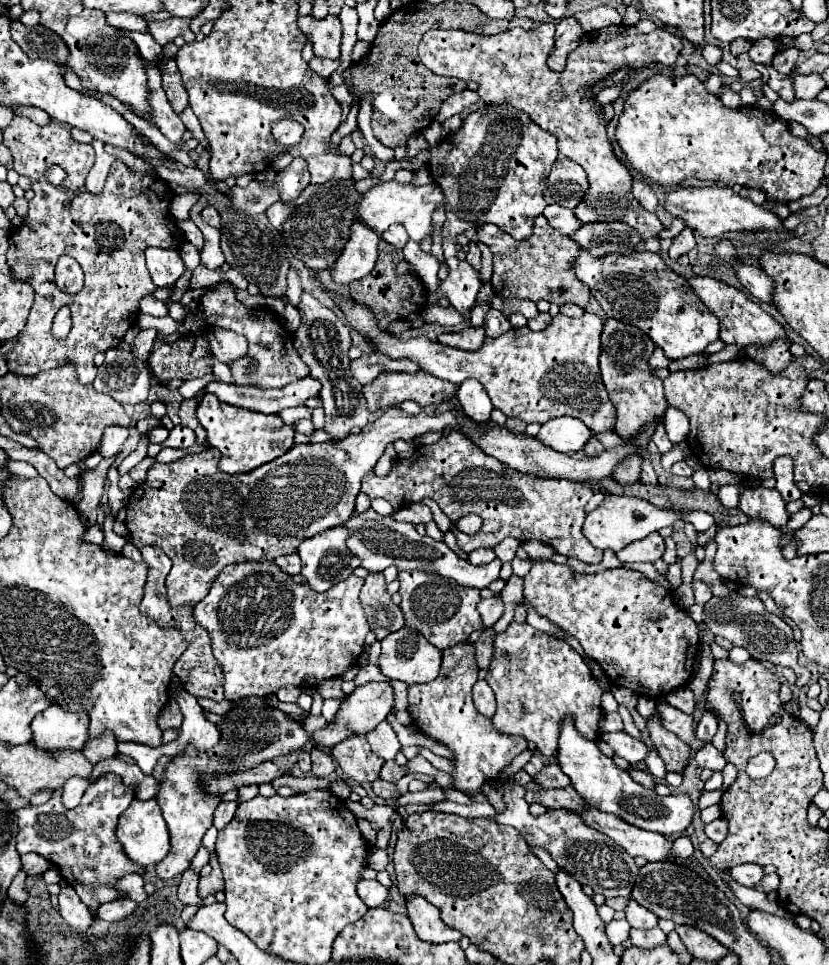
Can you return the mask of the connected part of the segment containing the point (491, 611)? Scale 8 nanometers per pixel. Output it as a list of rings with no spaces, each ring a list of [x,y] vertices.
[[[488,597],[478,603],[478,613],[482,615],[484,627],[492,627],[502,617],[502,611],[504,611],[504,603],[500,597]]]

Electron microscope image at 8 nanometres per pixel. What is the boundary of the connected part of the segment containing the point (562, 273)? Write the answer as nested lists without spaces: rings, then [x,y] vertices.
[[[544,215],[536,217],[534,231],[524,241],[516,241],[510,235],[504,235],[504,231],[500,231],[492,223],[478,227],[478,239],[482,243],[486,243],[494,255],[492,287],[494,287],[496,295],[530,299],[534,303],[540,299],[546,299],[546,301],[558,303],[558,305],[562,305],[562,303],[576,303],[578,307],[588,305],[590,291],[572,273],[578,243],[566,235],[560,235],[560,231],[554,231],[554,227],[548,225]]]

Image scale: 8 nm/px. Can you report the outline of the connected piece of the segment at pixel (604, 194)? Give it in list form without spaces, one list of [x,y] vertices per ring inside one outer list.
[[[552,21],[542,23],[532,31],[516,27],[492,37],[468,33],[462,29],[434,29],[422,37],[418,53],[422,63],[432,73],[444,77],[458,77],[464,81],[476,81],[478,95],[484,103],[508,103],[524,111],[540,129],[558,137],[560,153],[576,161],[586,171],[590,181],[590,191],[574,209],[576,217],[582,223],[622,221],[630,225],[644,241],[658,239],[664,225],[654,213],[646,211],[634,199],[632,175],[612,153],[612,145],[606,137],[606,123],[600,121],[602,109],[594,105],[594,97],[586,97],[582,89],[624,65],[672,65],[682,49],[682,41],[664,29],[656,29],[654,33],[642,35],[628,25],[604,27],[600,31],[584,33],[580,45],[568,55],[564,71],[556,73],[546,67],[546,59],[554,47],[554,29],[556,27]]]

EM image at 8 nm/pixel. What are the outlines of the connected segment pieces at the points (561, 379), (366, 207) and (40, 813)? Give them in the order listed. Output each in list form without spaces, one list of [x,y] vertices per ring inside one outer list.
[[[328,289],[326,295],[342,309],[350,327],[370,341],[374,351],[392,359],[412,359],[422,367],[422,371],[452,383],[460,383],[468,377],[478,379],[492,405],[508,417],[518,417],[526,423],[546,423],[554,417],[570,415],[584,421],[594,433],[610,431],[614,427],[616,409],[608,399],[598,369],[600,331],[604,327],[604,319],[594,313],[584,313],[578,319],[558,313],[544,331],[532,331],[530,327],[510,329],[496,339],[486,337],[480,351],[460,351],[426,337],[406,341],[392,337],[388,331],[380,331],[380,327],[376,327],[376,317],[362,303]]]
[[[388,181],[388,183],[376,185],[368,193],[364,193],[356,217],[362,219],[368,227],[372,227],[378,233],[384,233],[394,223],[402,223],[406,227],[410,239],[420,243],[434,235],[432,213],[444,205],[446,205],[444,193],[440,191],[440,187],[436,183],[416,187],[416,185],[400,185],[398,181]]]
[[[106,773],[102,779],[98,779],[98,783],[88,785],[82,803],[76,809],[66,809],[60,801],[60,793],[62,791],[56,791],[52,799],[40,807],[24,807],[14,811],[18,819],[16,851],[20,855],[38,853],[60,869],[70,869],[70,873],[74,875],[72,885],[76,893],[94,913],[98,905],[118,899],[118,893],[114,891],[116,879],[134,871],[144,873],[142,867],[134,865],[124,855],[114,835],[118,817],[132,803],[134,791],[130,787],[124,787],[118,775]]]

